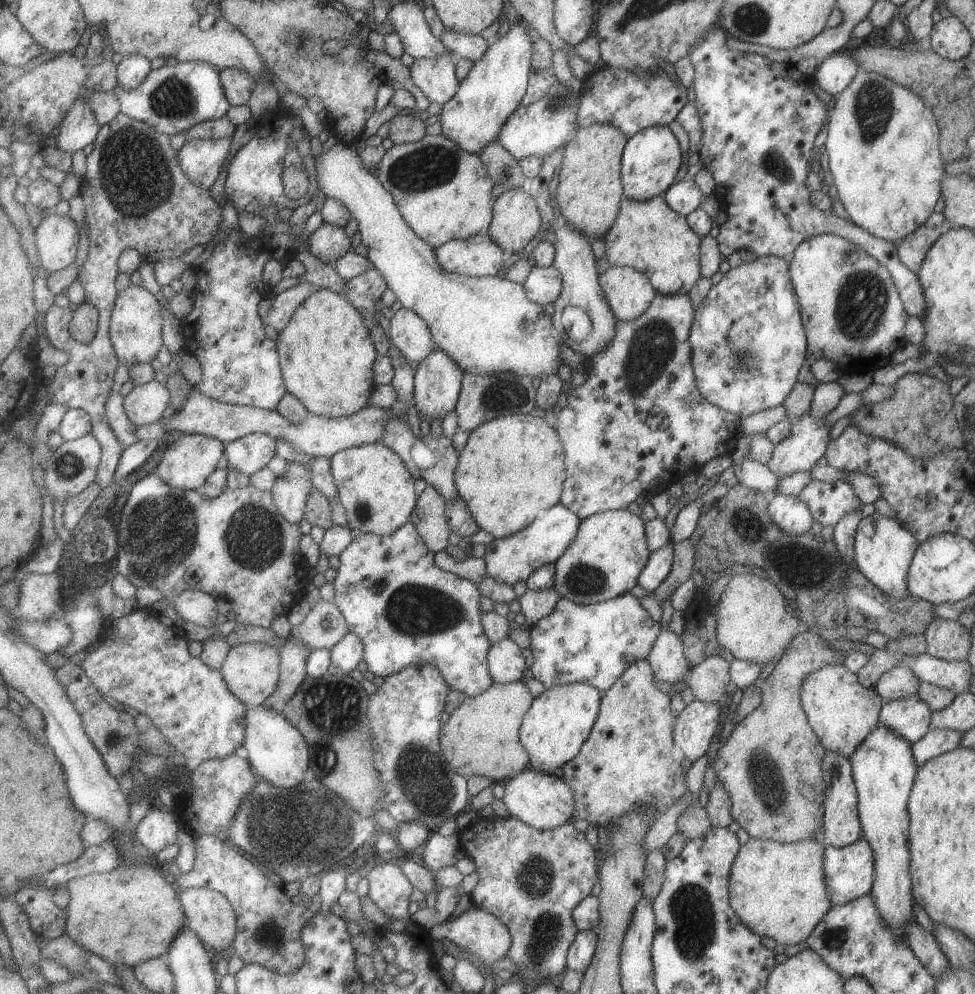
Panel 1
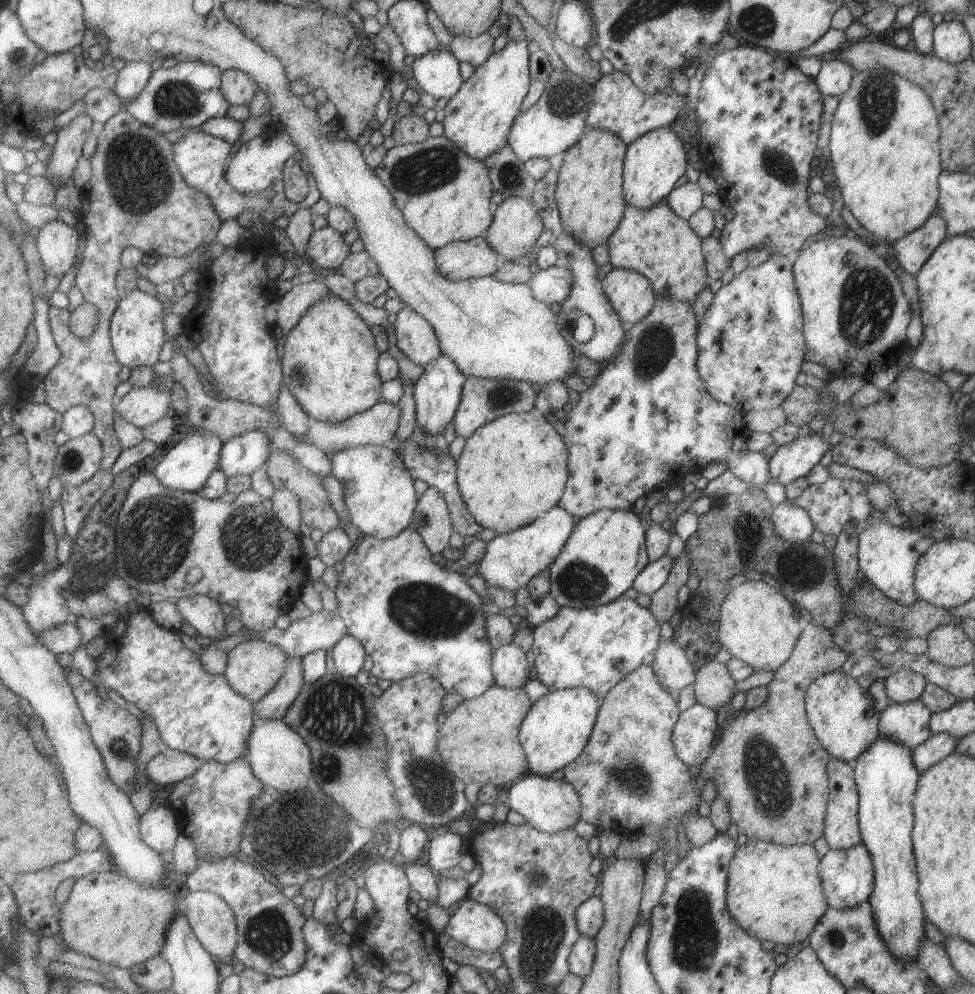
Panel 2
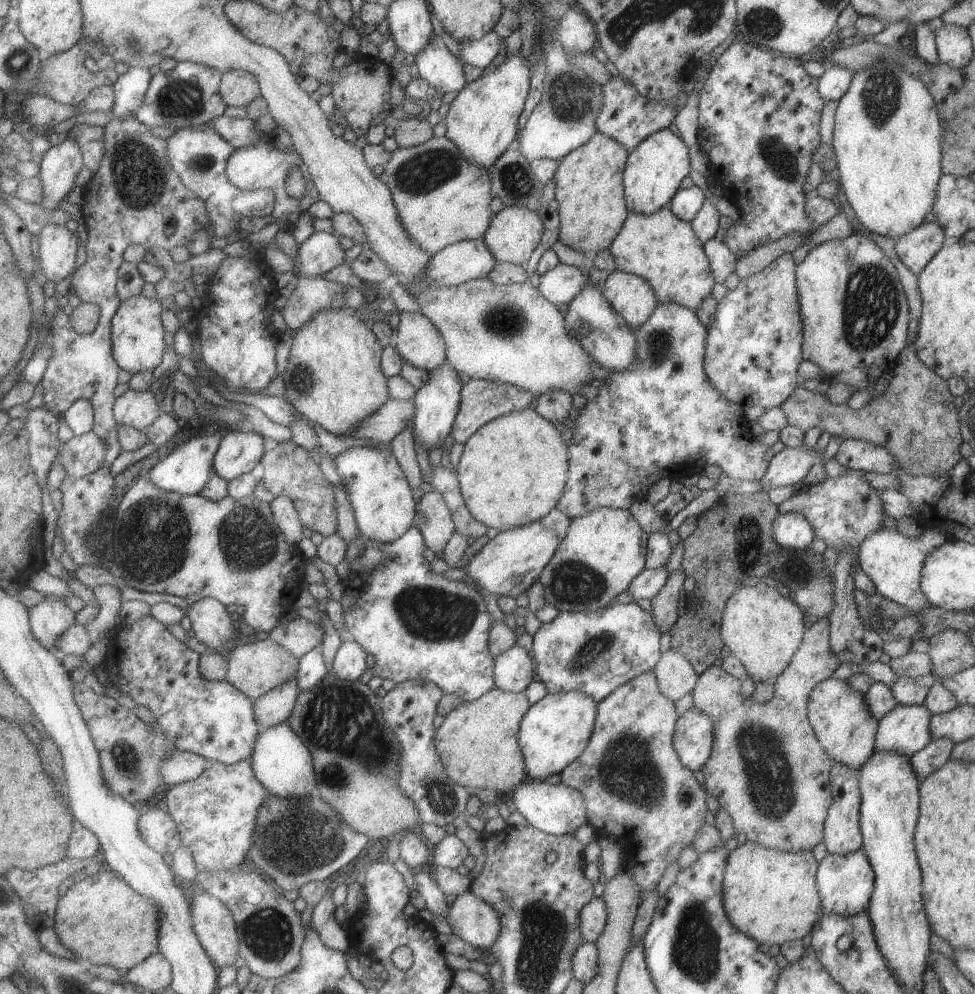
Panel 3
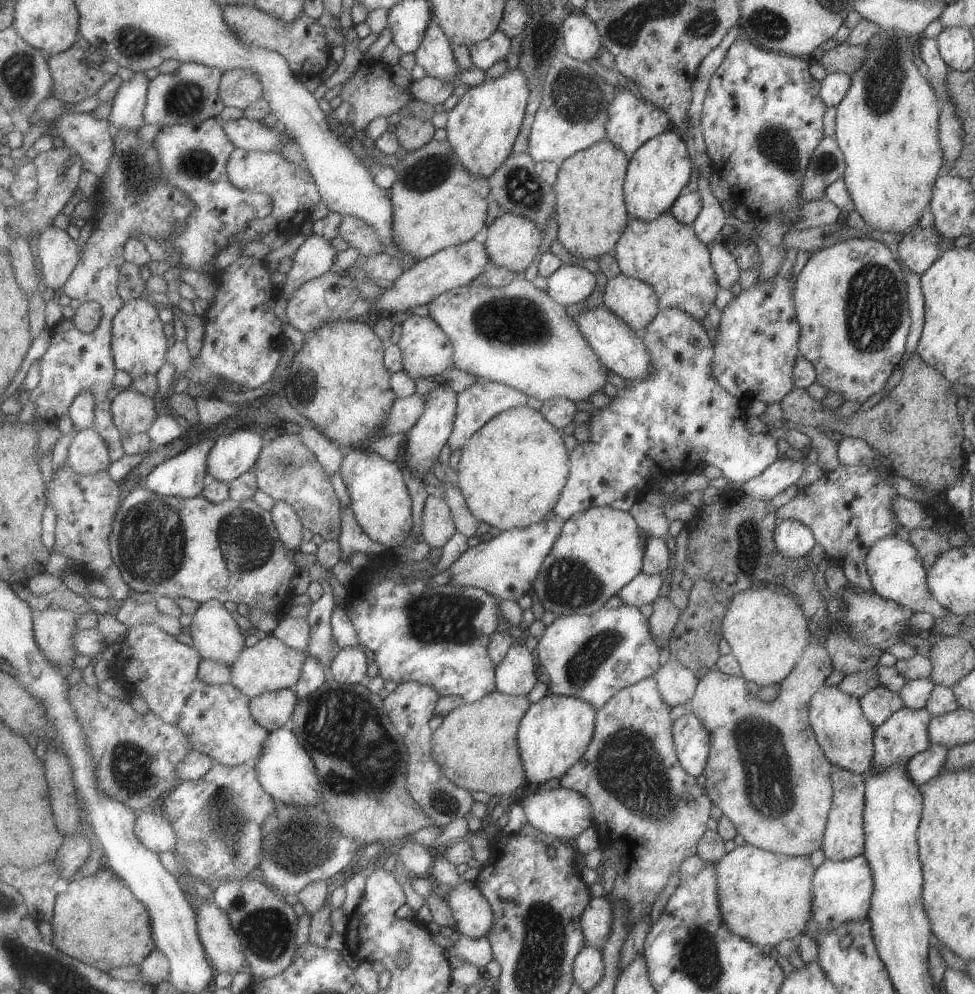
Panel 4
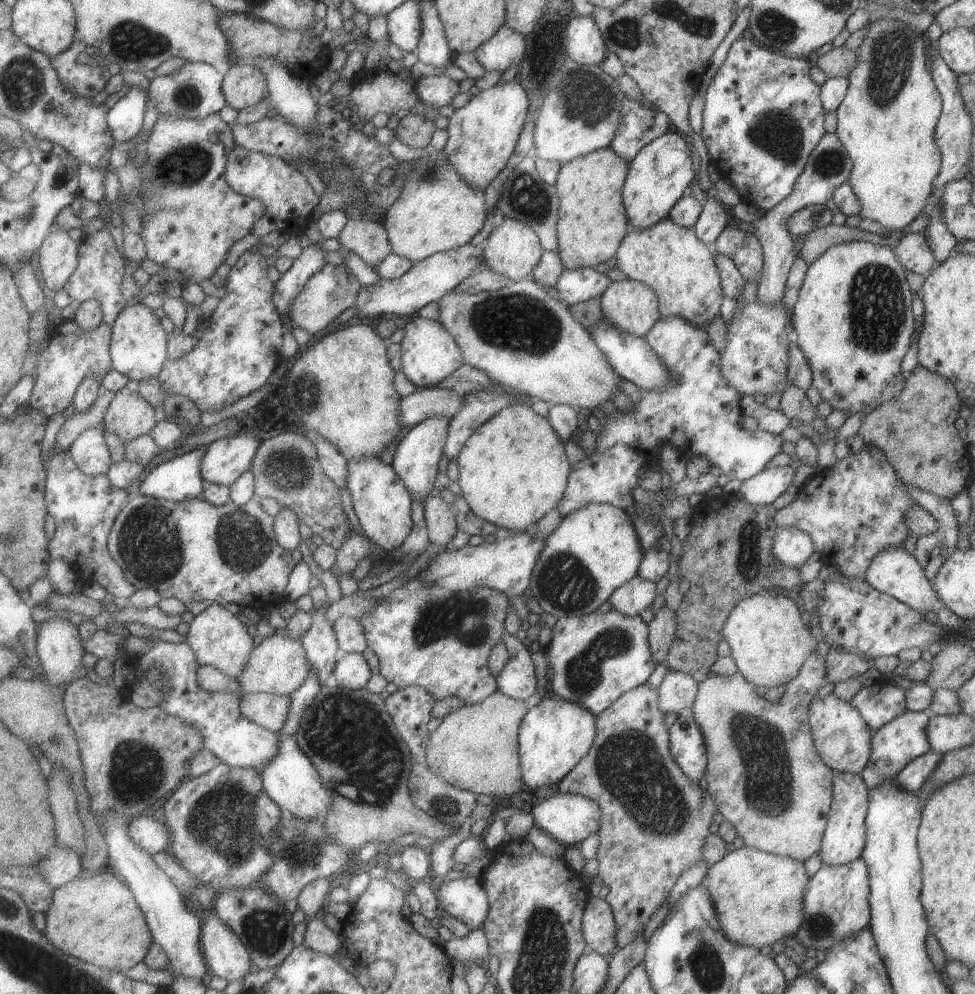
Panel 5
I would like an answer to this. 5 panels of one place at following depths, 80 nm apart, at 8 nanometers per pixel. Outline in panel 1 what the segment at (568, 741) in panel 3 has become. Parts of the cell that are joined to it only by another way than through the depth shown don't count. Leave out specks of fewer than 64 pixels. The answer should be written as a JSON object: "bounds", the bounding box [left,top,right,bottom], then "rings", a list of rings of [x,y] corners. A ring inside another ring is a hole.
{"bounds":[519,681,603,774],"rings":[[[582,681],[547,688],[532,701],[519,728],[519,742],[525,748],[529,756],[528,765],[534,772],[552,774],[555,768],[563,766],[565,762],[572,760],[577,755],[581,744],[587,739],[597,719],[602,694],[603,692],[597,688]]]}

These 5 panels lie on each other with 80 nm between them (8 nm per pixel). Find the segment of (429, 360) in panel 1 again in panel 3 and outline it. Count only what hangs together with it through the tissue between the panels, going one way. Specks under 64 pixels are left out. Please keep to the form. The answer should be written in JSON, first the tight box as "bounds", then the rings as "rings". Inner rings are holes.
{"bounds":[414,362,461,451],"rings":[[[441,362],[437,368],[429,370],[427,380],[417,389],[414,403],[417,408],[415,414],[415,439],[427,451],[429,448],[440,449],[445,437],[452,432],[457,412],[460,406],[461,378],[446,362]]]}

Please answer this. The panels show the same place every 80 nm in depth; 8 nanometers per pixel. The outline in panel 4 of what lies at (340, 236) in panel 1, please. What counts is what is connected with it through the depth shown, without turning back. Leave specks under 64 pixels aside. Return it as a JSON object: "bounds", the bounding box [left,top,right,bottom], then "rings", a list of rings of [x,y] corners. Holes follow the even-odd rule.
{"bounds":[281,234,339,295],"rings":[[[313,234],[308,236],[293,256],[294,265],[286,274],[281,290],[294,295],[303,284],[335,269],[335,258],[339,252],[331,246],[329,238]]]}

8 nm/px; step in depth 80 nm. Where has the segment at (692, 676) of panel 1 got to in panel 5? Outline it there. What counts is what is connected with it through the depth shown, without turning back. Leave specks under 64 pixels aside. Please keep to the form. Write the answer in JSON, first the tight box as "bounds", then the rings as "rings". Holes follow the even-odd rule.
{"bounds":[691,651,832,861],"rings":[[[815,651],[805,659],[805,662],[800,666],[800,671],[797,676],[785,684],[786,689],[783,696],[775,703],[769,702],[765,697],[759,698],[753,691],[754,686],[751,685],[737,671],[731,675],[709,674],[705,680],[698,683],[697,694],[691,710],[693,719],[703,736],[703,741],[706,747],[706,768],[704,777],[706,780],[706,792],[713,798],[715,810],[721,813],[723,819],[733,826],[736,836],[739,836],[743,841],[743,845],[766,853],[789,857],[796,861],[805,861],[811,854],[819,852],[822,841],[824,826],[826,825],[830,804],[832,801],[832,771],[827,768],[823,761],[819,758],[815,747],[813,746],[810,724],[807,722],[808,702],[813,698],[817,689],[824,684],[824,660],[823,657],[816,656]]]}

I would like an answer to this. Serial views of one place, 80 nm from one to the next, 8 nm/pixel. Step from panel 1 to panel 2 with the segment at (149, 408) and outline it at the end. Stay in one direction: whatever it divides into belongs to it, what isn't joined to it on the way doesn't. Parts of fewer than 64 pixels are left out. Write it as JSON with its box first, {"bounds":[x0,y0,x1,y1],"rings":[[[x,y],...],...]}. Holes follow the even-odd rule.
{"bounds":[116,383,172,428],"rings":[[[158,383],[146,388],[133,388],[117,401],[116,412],[138,428],[161,421],[171,413],[172,392]]]}

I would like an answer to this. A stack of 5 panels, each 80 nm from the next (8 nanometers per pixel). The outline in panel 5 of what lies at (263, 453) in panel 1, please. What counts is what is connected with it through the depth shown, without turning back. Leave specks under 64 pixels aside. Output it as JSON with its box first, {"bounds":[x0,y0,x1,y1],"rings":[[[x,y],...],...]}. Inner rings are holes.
{"bounds":[201,434,260,487],"rings":[[[245,434],[223,437],[209,444],[201,463],[204,479],[230,487],[252,468],[260,446],[255,436]]]}

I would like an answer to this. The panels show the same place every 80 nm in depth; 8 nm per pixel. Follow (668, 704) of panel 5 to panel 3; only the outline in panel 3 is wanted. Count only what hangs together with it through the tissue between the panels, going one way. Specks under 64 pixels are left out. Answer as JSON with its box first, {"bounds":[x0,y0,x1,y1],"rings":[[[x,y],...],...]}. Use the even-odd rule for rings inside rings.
{"bounds":[652,649,698,703],"rings":[[[670,649],[661,653],[652,672],[659,692],[673,703],[692,692],[698,678],[687,658]]]}

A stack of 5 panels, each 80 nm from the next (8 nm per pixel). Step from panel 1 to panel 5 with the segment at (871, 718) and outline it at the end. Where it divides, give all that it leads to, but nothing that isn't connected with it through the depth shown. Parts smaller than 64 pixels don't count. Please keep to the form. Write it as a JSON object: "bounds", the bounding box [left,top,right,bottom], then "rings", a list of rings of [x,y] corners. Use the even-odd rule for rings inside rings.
{"bounds":[807,693,873,775],"rings":[[[832,693],[817,698],[808,707],[807,722],[810,724],[813,746],[827,768],[856,775],[863,770],[869,760],[873,731],[849,701],[835,698]]]}

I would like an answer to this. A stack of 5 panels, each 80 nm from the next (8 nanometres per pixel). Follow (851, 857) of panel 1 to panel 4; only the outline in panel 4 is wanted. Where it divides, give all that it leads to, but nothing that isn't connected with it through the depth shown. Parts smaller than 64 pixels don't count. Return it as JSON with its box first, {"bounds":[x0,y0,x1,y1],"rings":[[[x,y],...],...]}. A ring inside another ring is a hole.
{"bounds":[805,855,873,942],"rings":[[[862,855],[848,860],[828,860],[814,870],[811,890],[811,918],[805,924],[805,932],[817,942],[831,928],[849,922],[849,920],[865,920],[868,916],[870,899],[873,894],[872,875]]]}

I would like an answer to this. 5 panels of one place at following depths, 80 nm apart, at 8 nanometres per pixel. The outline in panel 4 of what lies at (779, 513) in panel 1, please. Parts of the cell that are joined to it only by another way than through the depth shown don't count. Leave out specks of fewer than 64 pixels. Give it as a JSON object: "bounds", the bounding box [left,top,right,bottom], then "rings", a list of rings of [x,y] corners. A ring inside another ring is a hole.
{"bounds":[773,520,816,558],"rings":[[[779,520],[773,528],[777,551],[785,558],[802,558],[816,544],[811,530],[797,520]]]}

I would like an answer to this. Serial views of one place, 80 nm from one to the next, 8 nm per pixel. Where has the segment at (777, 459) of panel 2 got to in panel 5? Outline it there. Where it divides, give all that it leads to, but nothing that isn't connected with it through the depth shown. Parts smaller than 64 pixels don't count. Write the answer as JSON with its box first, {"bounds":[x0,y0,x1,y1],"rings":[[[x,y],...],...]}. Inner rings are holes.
{"bounds":[738,465,795,506],"rings":[[[789,465],[763,469],[740,484],[738,495],[753,506],[771,504],[792,484],[795,472]]]}

